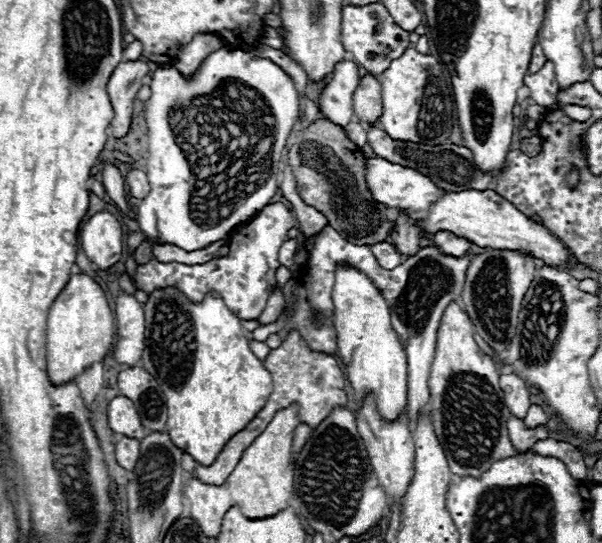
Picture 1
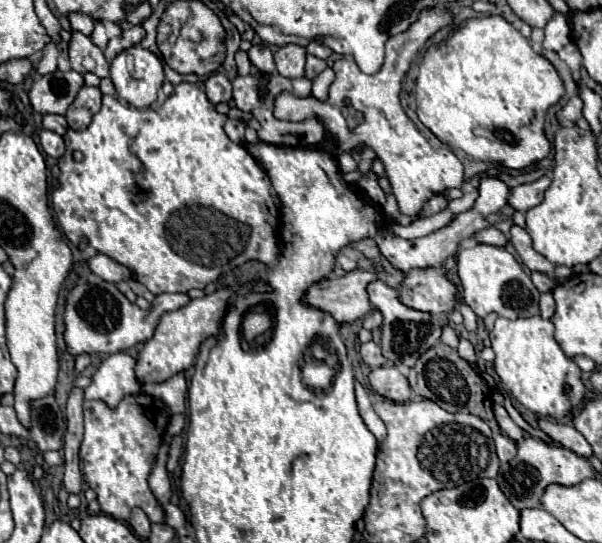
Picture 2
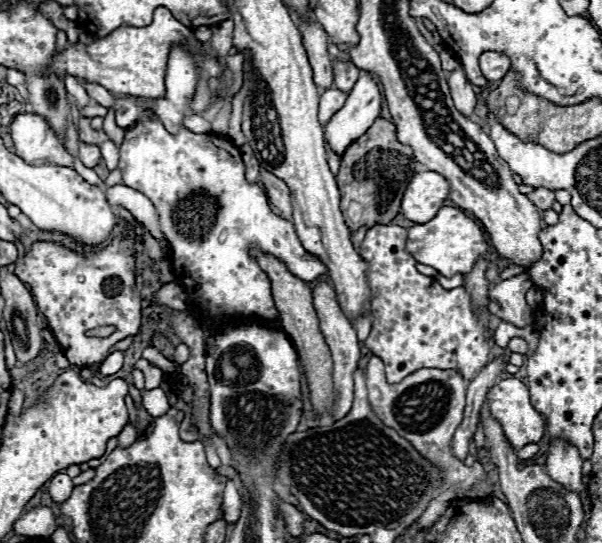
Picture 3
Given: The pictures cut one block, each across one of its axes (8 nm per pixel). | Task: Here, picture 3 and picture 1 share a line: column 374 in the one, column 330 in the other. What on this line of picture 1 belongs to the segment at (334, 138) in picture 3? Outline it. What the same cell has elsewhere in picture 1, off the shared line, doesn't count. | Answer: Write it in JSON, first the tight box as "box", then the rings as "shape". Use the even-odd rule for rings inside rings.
{"box":[320,60,360,126],"shape":[[[342,60],[336,64],[332,80],[320,96],[320,112],[324,118],[346,126],[354,114],[352,96],[360,84],[358,64],[354,60]]]}

